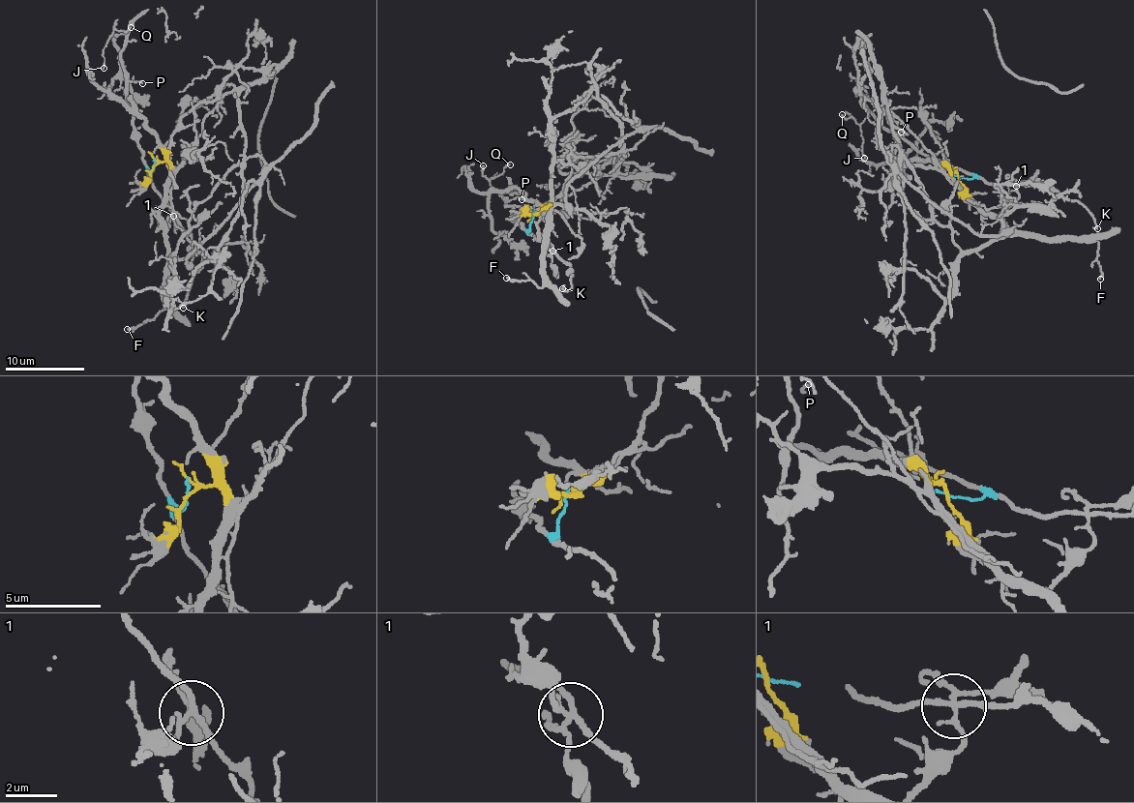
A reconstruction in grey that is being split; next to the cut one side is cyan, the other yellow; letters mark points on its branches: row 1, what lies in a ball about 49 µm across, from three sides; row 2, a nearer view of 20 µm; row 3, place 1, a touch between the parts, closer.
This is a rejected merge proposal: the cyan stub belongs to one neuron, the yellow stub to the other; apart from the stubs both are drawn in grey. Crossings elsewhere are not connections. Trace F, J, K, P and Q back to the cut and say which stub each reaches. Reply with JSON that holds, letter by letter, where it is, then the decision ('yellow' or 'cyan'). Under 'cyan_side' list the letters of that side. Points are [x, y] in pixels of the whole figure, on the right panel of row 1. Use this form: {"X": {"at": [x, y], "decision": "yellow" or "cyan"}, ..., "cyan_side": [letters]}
{"F": {"at": [1100, 279], "decision": "yellow"}, "J": {"at": [864, 158], "decision": "cyan"}, "K": {"at": [1097, 228], "decision": "cyan"}, "P": {"at": [901, 132], "decision": "cyan"}, "Q": {"at": [842, 114], "decision": "cyan"}, "cyan_side": ["J", "K", "P", "Q"]}

